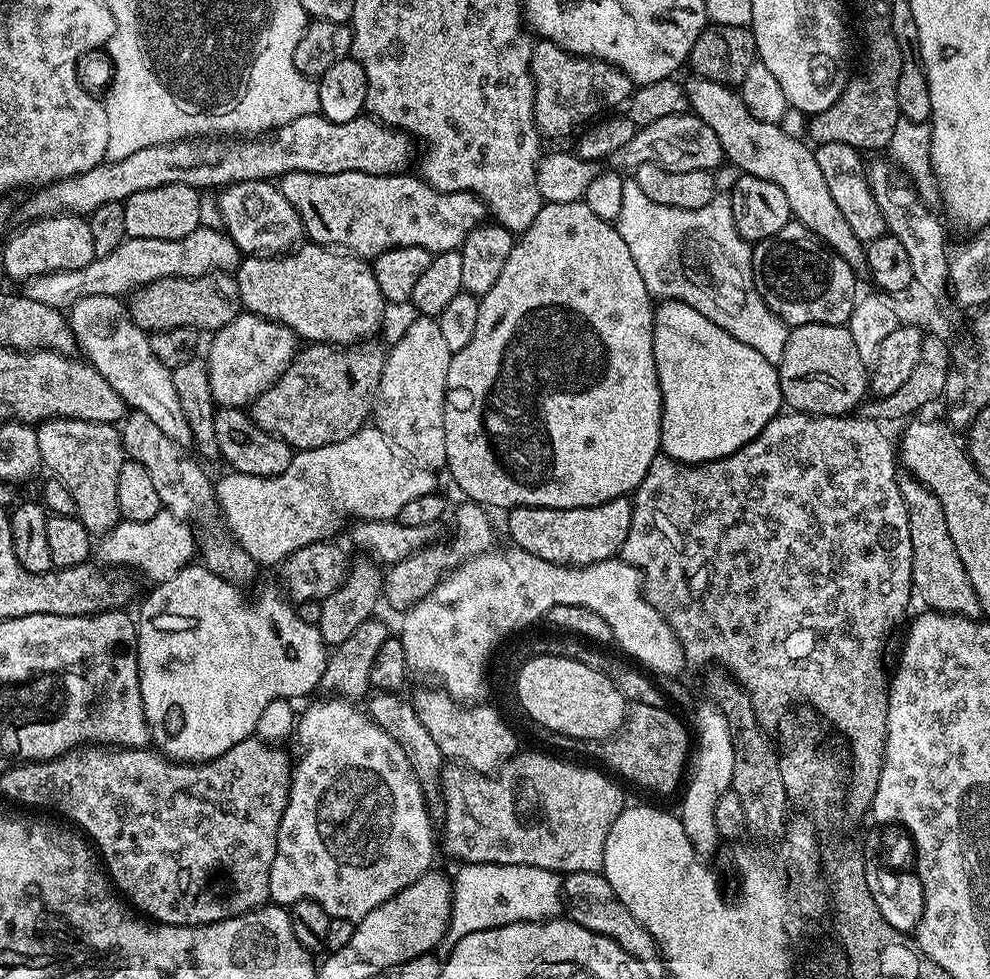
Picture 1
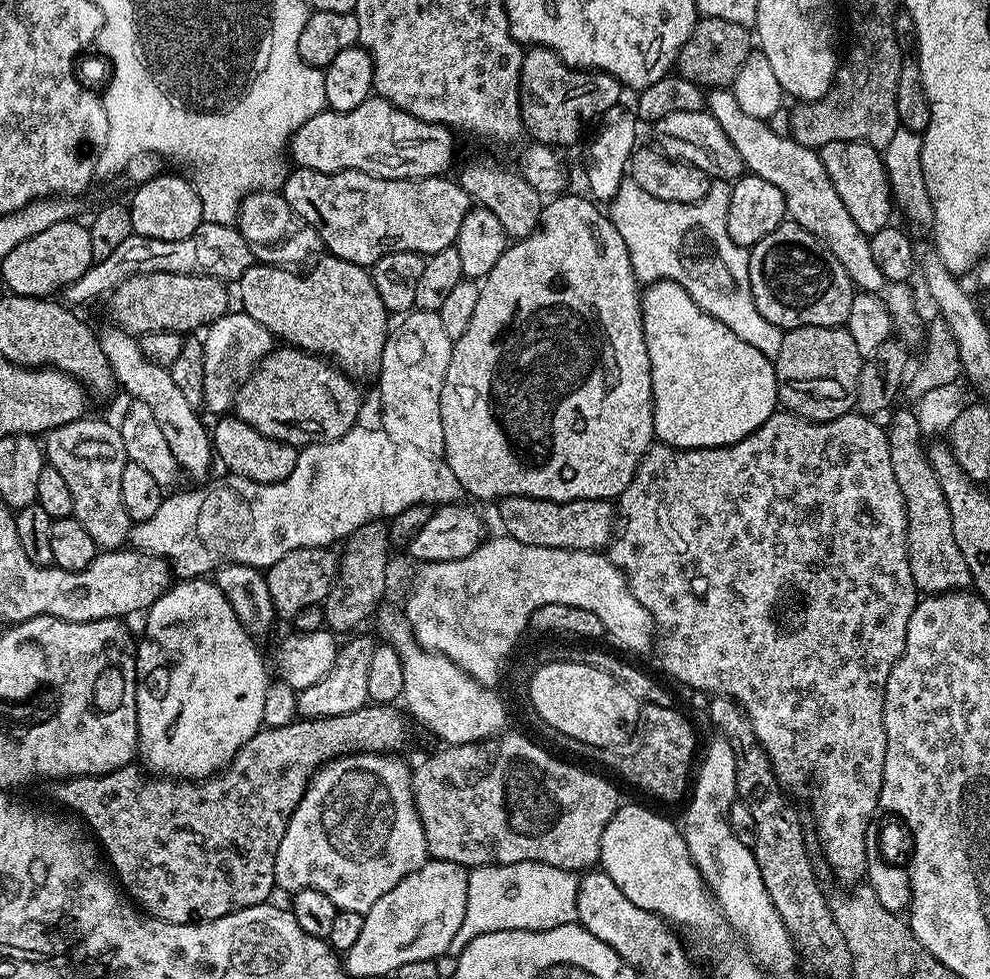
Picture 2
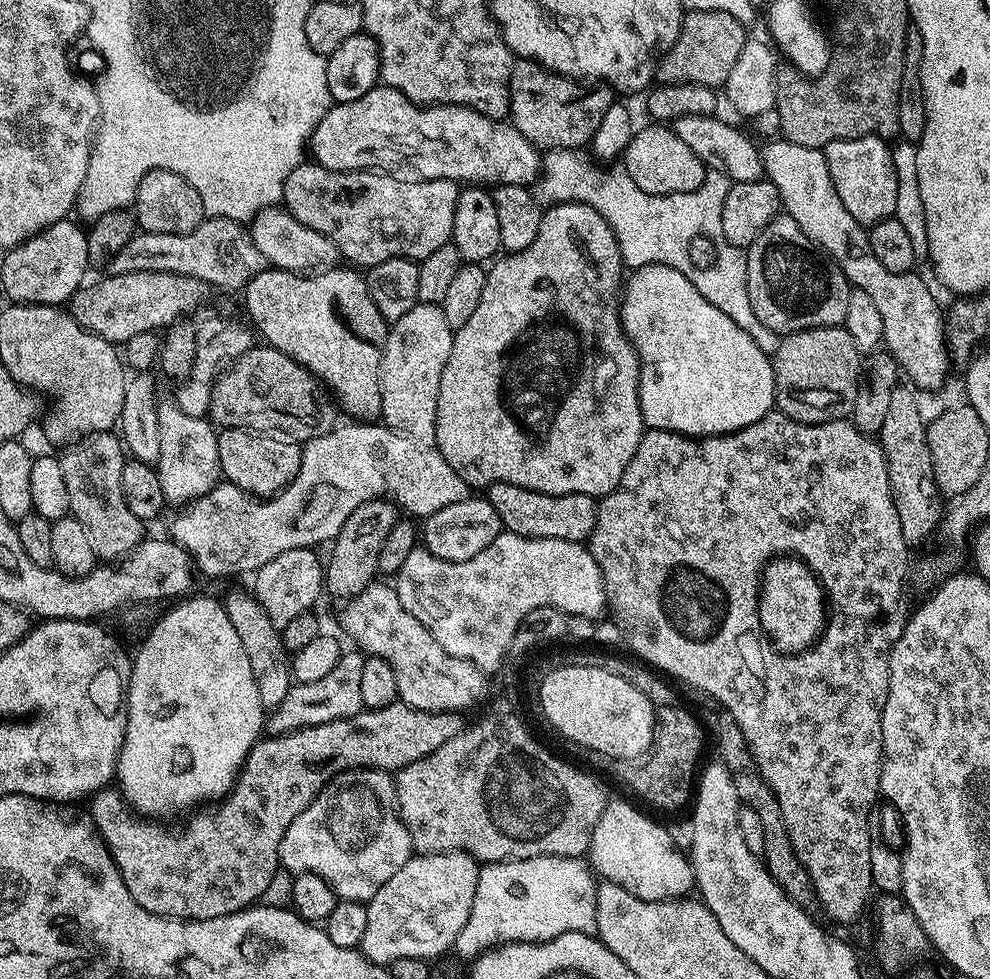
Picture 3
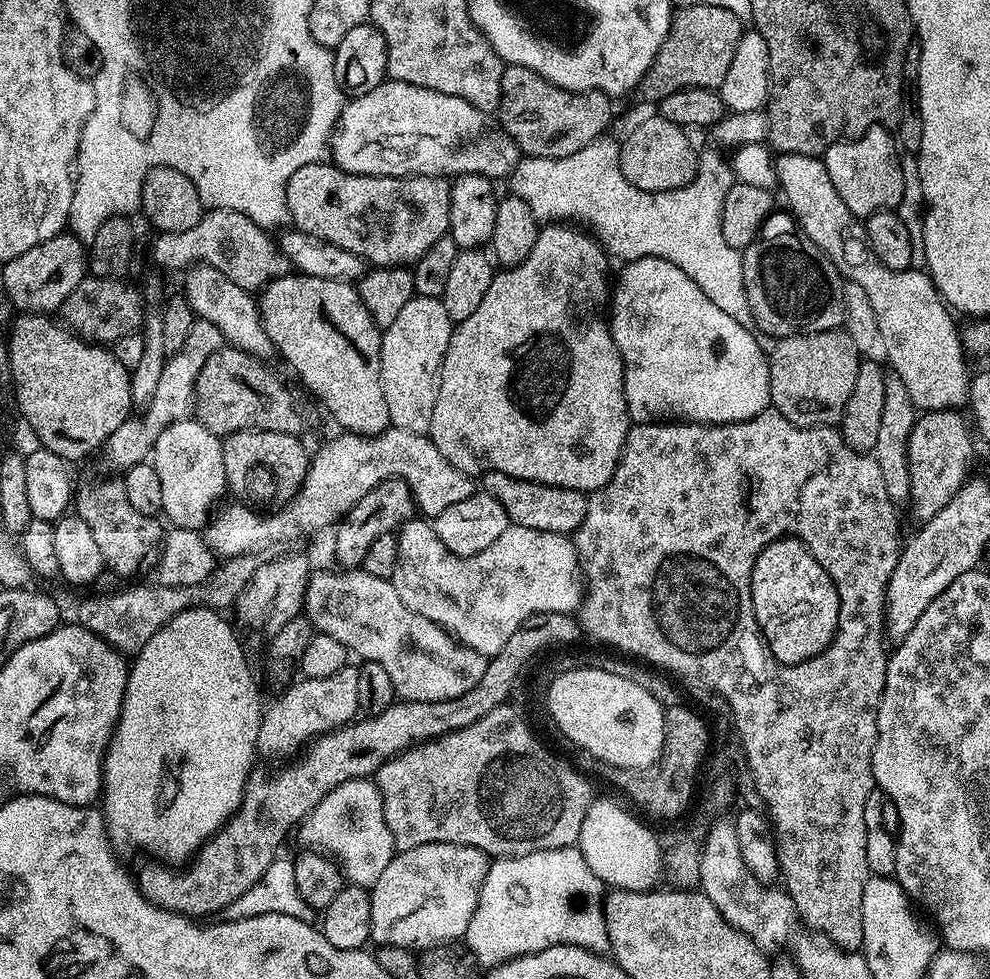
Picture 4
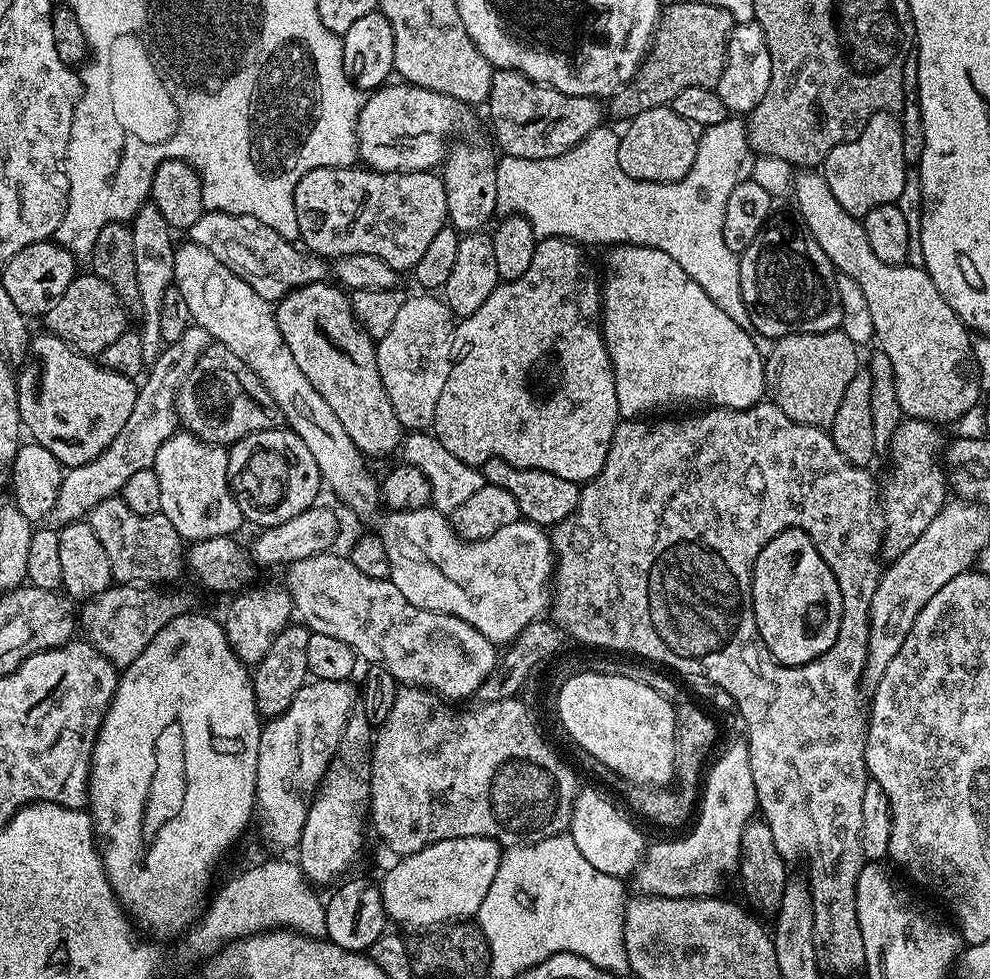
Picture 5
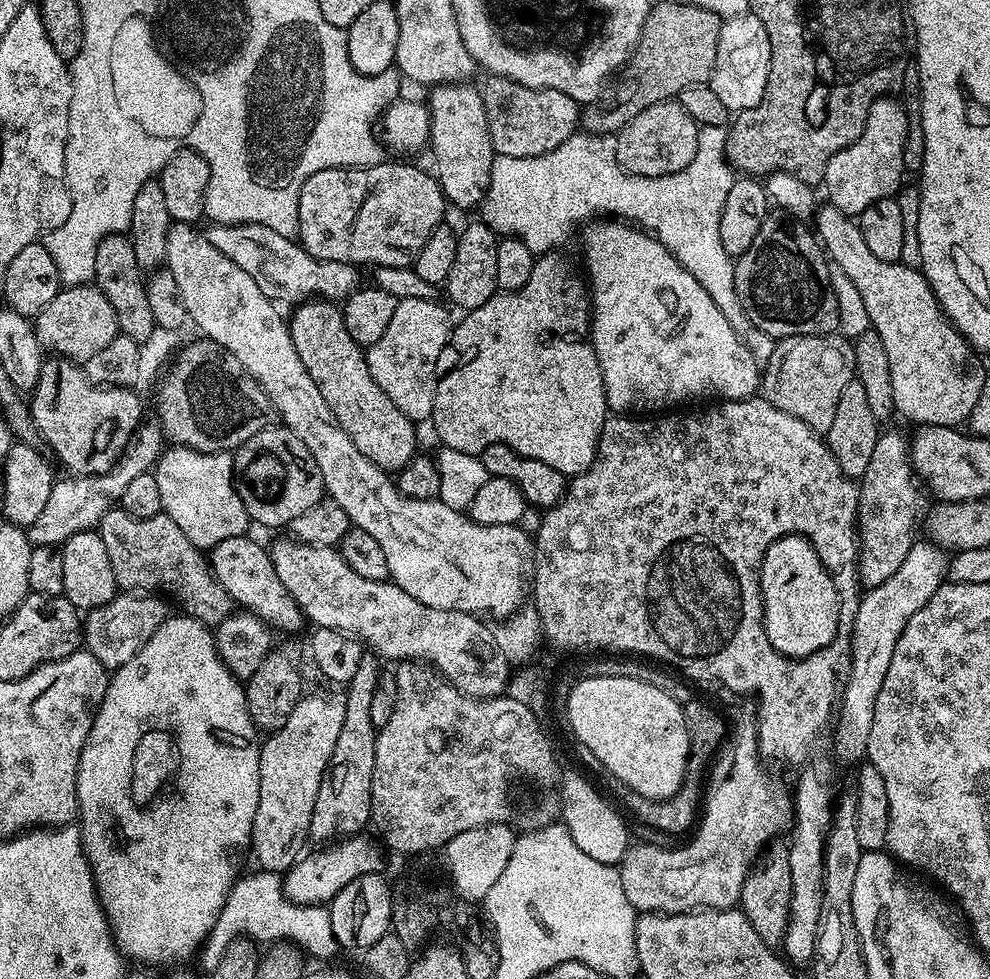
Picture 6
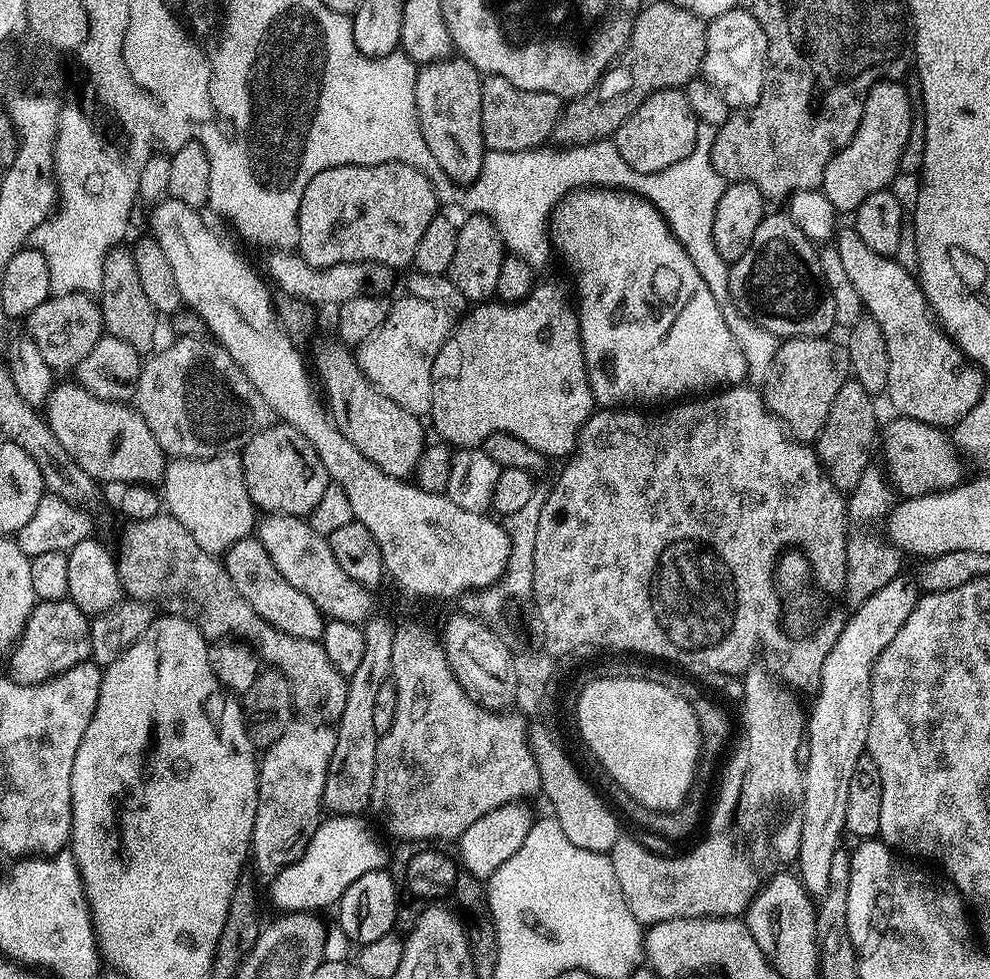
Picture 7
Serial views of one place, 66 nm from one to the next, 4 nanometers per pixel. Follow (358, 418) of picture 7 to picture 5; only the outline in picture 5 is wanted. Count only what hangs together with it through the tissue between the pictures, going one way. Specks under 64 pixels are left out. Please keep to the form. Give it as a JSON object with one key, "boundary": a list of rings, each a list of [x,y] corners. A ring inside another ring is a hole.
{"boundary":[[[332,282],[307,284],[288,292],[275,305],[276,325],[294,354],[294,362],[306,374],[310,386],[322,394],[338,422],[350,434],[350,442],[365,457],[388,456],[401,447],[405,429],[386,398],[382,374],[378,374],[375,343],[352,313],[352,301],[343,287]]]}

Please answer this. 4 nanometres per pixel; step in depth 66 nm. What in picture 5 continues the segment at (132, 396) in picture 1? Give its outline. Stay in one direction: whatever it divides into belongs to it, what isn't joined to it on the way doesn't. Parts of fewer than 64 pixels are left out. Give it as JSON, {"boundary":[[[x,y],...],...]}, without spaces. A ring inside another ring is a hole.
{"boundary":[[[177,431],[158,450],[155,465],[162,493],[160,515],[174,522],[180,539],[185,542],[232,536],[245,523],[238,502],[228,485],[228,448],[207,444],[186,431]]]}

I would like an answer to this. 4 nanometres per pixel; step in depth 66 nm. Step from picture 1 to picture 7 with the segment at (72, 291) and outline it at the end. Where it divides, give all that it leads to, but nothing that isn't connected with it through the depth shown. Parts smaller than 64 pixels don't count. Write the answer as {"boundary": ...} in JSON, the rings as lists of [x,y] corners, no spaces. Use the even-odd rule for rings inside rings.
{"boundary":[[[269,251],[264,260],[263,271],[267,279],[280,287],[279,291],[286,296],[305,300],[313,306],[332,304],[339,306],[342,302],[350,302],[350,298],[359,296],[384,296],[392,288],[397,273],[373,260],[366,262],[342,262],[329,268],[315,268],[304,261],[295,251]],[[268,271],[268,272],[267,272]],[[272,280],[273,281],[272,281]]]}

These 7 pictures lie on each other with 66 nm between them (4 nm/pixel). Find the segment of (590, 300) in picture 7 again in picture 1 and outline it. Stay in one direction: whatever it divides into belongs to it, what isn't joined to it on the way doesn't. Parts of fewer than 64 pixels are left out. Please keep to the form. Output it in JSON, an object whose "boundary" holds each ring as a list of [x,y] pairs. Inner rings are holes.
{"boundary":[[[681,300],[655,305],[654,362],[662,390],[660,447],[680,464],[726,458],[750,442],[782,408],[780,374],[754,346],[738,342],[722,326]]]}

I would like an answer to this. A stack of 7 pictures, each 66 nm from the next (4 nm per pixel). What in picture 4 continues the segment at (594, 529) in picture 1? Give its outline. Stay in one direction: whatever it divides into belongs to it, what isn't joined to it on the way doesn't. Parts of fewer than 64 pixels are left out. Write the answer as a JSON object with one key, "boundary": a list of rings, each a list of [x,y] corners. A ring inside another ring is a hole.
{"boundary":[[[486,472],[482,477],[483,491],[497,499],[505,507],[511,523],[526,526],[530,530],[543,532],[563,532],[575,534],[578,526],[582,526],[582,518],[586,518],[588,496],[578,490],[546,486],[533,480],[510,478],[510,474]]]}

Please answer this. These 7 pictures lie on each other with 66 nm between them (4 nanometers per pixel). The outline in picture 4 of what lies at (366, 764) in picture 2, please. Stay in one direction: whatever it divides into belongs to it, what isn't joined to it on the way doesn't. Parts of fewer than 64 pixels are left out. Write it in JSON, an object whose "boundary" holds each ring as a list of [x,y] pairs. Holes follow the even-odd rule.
{"boundary":[[[372,778],[347,780],[330,790],[330,794],[326,794],[326,798],[322,798],[299,825],[299,832],[305,849],[335,860],[345,881],[358,888],[371,889],[398,851],[390,826],[386,826],[384,799]]]}

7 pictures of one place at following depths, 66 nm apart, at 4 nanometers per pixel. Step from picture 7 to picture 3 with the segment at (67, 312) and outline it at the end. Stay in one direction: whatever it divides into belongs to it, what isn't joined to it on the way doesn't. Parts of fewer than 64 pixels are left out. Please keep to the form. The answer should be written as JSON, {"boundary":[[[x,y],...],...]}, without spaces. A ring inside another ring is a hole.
{"boundary":[[[131,272],[130,274],[118,274],[117,276],[105,275],[105,280],[97,284],[85,283],[72,295],[70,311],[74,319],[86,330],[98,334],[102,338],[111,340],[113,344],[120,346],[124,341],[134,338],[134,334],[146,334],[147,332],[159,333],[167,330],[181,318],[191,317],[191,312],[196,312],[208,300],[209,285],[198,278],[179,276],[169,272]]]}

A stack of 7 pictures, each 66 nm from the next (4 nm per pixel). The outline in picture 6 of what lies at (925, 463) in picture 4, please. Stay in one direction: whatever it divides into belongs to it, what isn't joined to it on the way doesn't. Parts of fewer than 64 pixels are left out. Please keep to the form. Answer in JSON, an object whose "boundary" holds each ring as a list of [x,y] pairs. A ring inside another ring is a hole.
{"boundary":[[[898,429],[881,431],[874,442],[874,454],[866,470],[858,478],[860,505],[856,522],[860,538],[860,587],[867,590],[882,586],[890,574],[902,566],[906,554],[917,543],[916,527],[925,519],[924,507],[929,497],[912,466],[910,440]]]}

